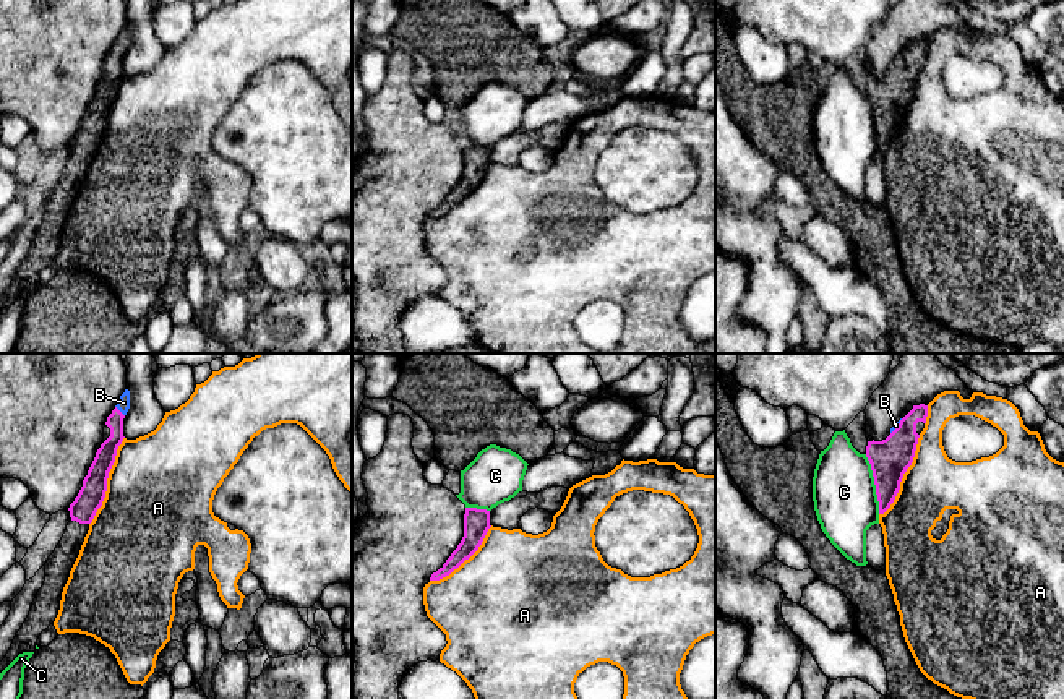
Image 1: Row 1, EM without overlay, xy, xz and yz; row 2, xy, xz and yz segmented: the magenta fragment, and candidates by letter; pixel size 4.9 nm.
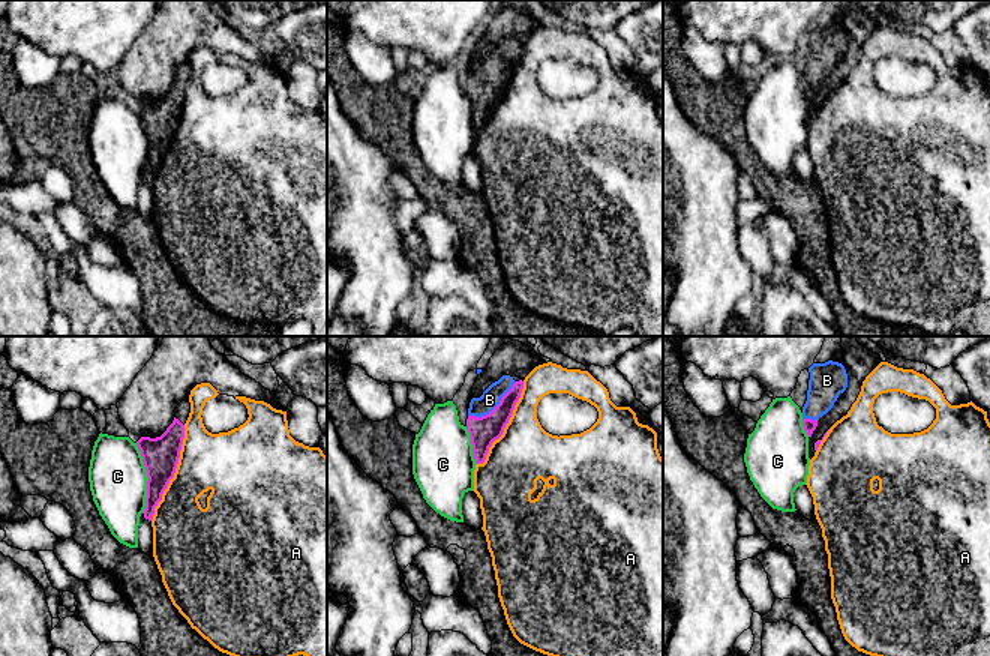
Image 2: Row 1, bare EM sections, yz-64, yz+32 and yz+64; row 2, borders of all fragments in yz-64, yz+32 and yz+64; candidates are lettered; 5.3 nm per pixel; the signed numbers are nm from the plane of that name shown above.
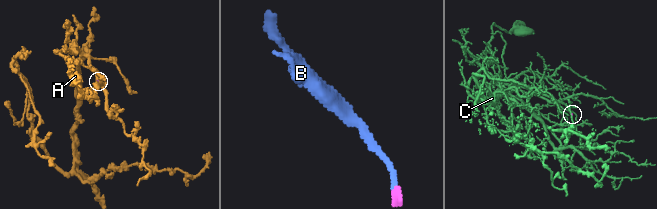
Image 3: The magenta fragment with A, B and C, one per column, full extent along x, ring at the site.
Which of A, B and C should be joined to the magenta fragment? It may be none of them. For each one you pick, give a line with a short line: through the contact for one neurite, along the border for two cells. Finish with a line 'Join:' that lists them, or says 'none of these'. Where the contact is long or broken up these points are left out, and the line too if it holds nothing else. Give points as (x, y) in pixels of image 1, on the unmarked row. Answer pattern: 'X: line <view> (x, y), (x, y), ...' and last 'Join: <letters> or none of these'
B: line xy (106, 91), (115, 75), (119, 47), (124, 39)
Join: B

